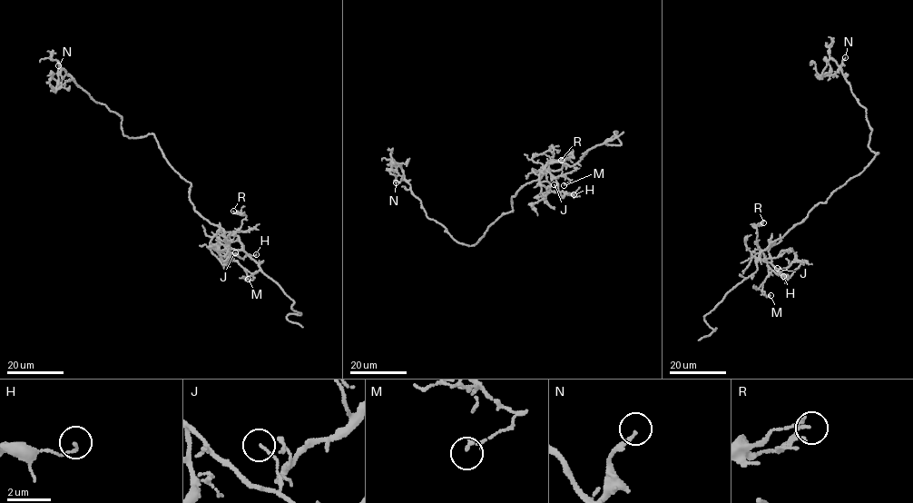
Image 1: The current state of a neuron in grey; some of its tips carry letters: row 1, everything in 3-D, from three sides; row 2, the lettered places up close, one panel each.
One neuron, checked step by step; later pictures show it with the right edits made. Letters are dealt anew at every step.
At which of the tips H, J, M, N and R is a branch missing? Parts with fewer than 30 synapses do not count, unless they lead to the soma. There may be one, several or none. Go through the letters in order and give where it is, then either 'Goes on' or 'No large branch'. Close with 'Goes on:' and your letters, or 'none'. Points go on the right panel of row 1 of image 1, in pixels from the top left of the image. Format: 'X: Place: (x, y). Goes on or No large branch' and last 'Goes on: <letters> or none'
H: Place: (783, 276). No large branch
J: Place: (777, 268). No large branch
M: Place: (770, 295). No large branch
N: Place: (845, 57). No large branch
R: Place: (763, 222). No large branch
Goes on: none

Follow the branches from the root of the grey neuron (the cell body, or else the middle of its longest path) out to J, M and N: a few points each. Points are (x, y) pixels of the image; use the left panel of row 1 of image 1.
J: (181, 176), (191, 184), (189, 197), (195, 211), (221, 231), (210, 245), (240, 257), (235, 252)
M: (181, 176), (191, 184), (189, 197), (195, 211), (221, 231), (210, 245), (230, 253), (253, 277), (248, 279)
N: (181, 176), (153, 134), (124, 134), (122, 117), (63, 70), (62, 85), (53, 89), (58, 65)

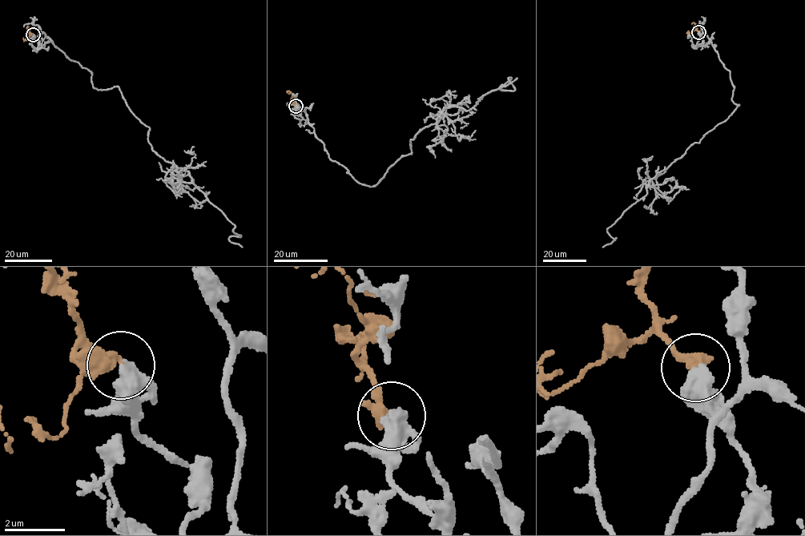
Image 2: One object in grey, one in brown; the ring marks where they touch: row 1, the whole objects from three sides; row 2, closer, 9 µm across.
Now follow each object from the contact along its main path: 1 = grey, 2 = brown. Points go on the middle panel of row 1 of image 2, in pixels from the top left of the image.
1: (295, 106), (331, 159), (372, 187), (412, 153), (418, 132), (510, 78), (513, 90), (501, 89), (517, 78)
2: (295, 106), (291, 94), (287, 92)

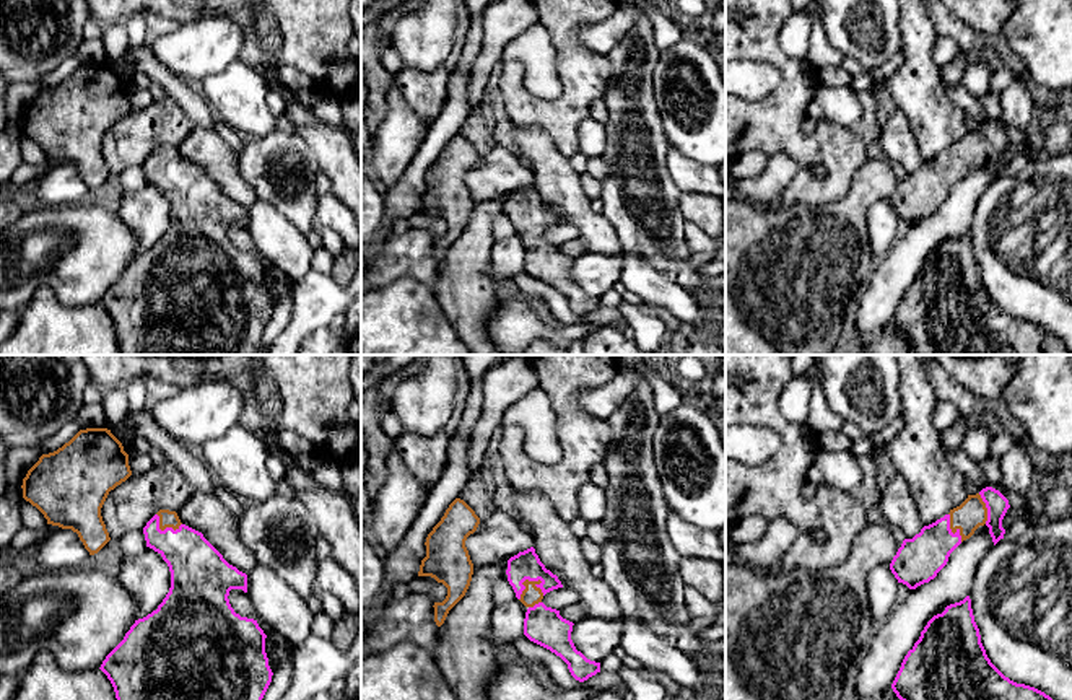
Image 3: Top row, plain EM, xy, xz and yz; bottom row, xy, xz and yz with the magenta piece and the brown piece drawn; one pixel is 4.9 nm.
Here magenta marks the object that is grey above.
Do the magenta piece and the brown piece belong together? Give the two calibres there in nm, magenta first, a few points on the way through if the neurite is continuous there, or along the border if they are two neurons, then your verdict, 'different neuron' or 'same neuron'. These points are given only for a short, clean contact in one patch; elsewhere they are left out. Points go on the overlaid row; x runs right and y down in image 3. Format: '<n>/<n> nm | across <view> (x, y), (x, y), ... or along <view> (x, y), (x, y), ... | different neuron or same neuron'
140/90 nm | across xz (526, 565), (524, 580), (531, 586), (532, 594) | same neuron

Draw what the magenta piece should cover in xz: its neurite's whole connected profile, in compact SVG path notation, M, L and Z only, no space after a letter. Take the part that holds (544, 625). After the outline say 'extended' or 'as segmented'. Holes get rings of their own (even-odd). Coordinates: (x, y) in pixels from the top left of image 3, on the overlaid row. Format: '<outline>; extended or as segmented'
M530 547L511 557L506 575L516 597L527 607L524 635L560 656L579 682L600 672L600 663L587 659L576 650L571 640L574 623L563 619L560 610L542 602L547 593L563 588L563 584L556 575L545 568L535 549Z; extended

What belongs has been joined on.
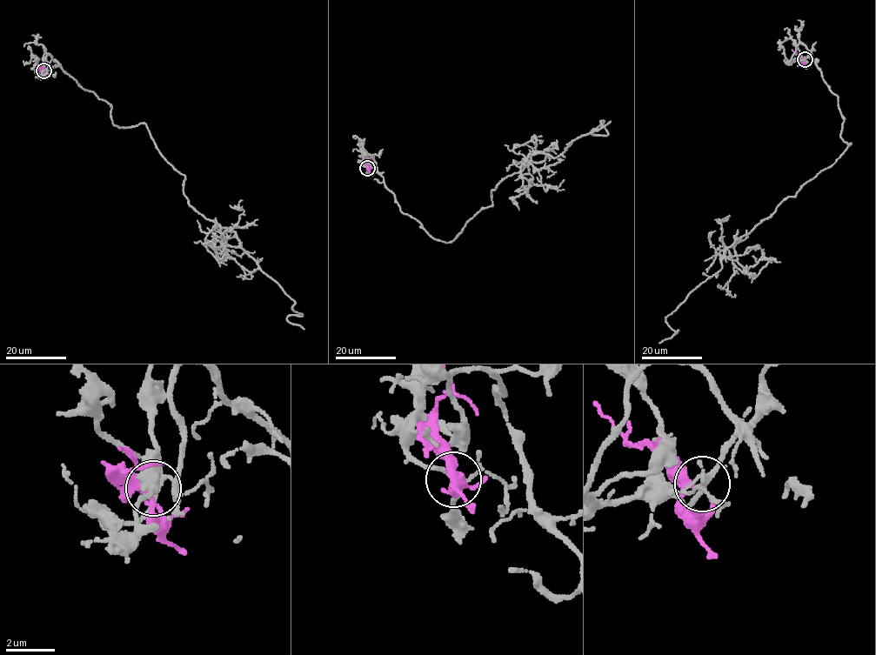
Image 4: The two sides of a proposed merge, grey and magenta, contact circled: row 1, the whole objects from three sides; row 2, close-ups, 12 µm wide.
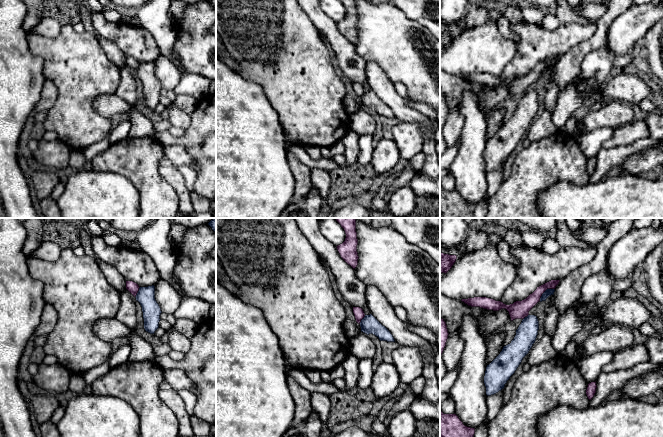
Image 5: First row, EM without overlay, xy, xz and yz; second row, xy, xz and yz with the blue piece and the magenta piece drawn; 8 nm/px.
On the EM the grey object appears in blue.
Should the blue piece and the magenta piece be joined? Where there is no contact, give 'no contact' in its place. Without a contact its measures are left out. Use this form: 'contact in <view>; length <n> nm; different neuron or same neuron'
contact in yz; length 170 nm; different neuron

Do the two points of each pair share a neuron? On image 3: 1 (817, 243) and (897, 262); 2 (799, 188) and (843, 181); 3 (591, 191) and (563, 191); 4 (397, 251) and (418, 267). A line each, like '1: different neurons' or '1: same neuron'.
1: different neurons
2: same neuron
3: different neurons
4: same neuron

